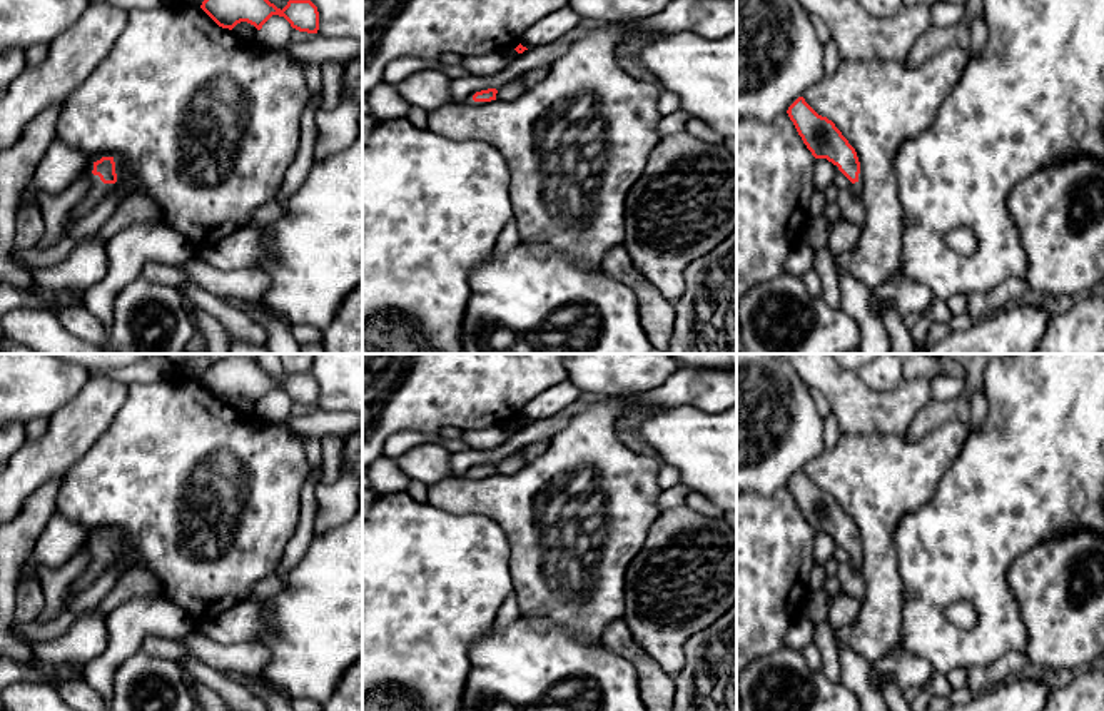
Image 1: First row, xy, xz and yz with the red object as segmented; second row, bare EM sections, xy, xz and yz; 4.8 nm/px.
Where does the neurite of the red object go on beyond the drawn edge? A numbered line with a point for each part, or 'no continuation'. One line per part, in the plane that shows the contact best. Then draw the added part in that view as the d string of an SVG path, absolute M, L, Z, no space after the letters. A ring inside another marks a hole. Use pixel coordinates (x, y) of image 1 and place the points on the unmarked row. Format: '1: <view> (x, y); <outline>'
1: xy (97, 566); M97 554L94 562L89 566L89 569L72 584L68 598L67 598L67 608L72 604L73 598L80 594L84 589L87 589L95 579L102 574L102 571L107 566L107 559L102 554Z

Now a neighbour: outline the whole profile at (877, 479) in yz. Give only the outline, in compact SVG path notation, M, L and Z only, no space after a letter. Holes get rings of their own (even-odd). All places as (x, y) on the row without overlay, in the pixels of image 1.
M957 421L945 422L917 442L895 434L840 434L832 449L823 451L803 467L805 476L818 489L832 494L857 526L865 598L857 619L837 629L835 638L838 643L863 654L869 663L889 654L900 641L904 582L894 532L907 514L920 509L932 499L940 477L965 444L969 429L969 424Z

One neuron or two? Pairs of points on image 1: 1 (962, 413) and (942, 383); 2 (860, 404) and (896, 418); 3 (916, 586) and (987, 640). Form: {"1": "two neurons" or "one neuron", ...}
{"1": "two neurons", "2": "one neuron", "3": "one neuron"}

